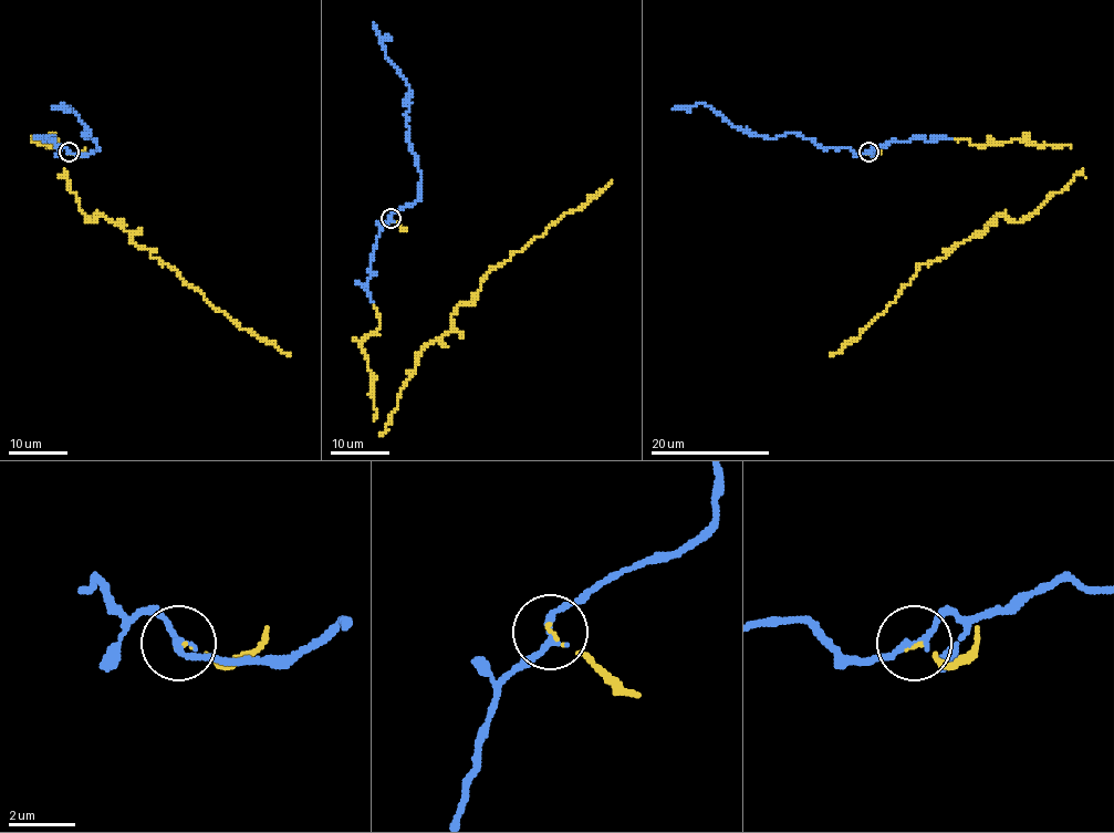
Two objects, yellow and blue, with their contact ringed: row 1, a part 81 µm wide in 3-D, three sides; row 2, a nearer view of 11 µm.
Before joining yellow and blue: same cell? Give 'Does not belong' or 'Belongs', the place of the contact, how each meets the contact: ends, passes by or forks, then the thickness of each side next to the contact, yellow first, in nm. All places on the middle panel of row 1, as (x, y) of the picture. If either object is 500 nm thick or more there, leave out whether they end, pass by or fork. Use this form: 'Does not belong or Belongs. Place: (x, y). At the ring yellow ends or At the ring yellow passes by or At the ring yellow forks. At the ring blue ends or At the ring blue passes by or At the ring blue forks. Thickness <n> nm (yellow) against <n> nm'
Belongs. Place: (391, 218). At the ring yellow ends. At the ring blue passes by. Thickness 70 nm (yellow) against 190 nm

